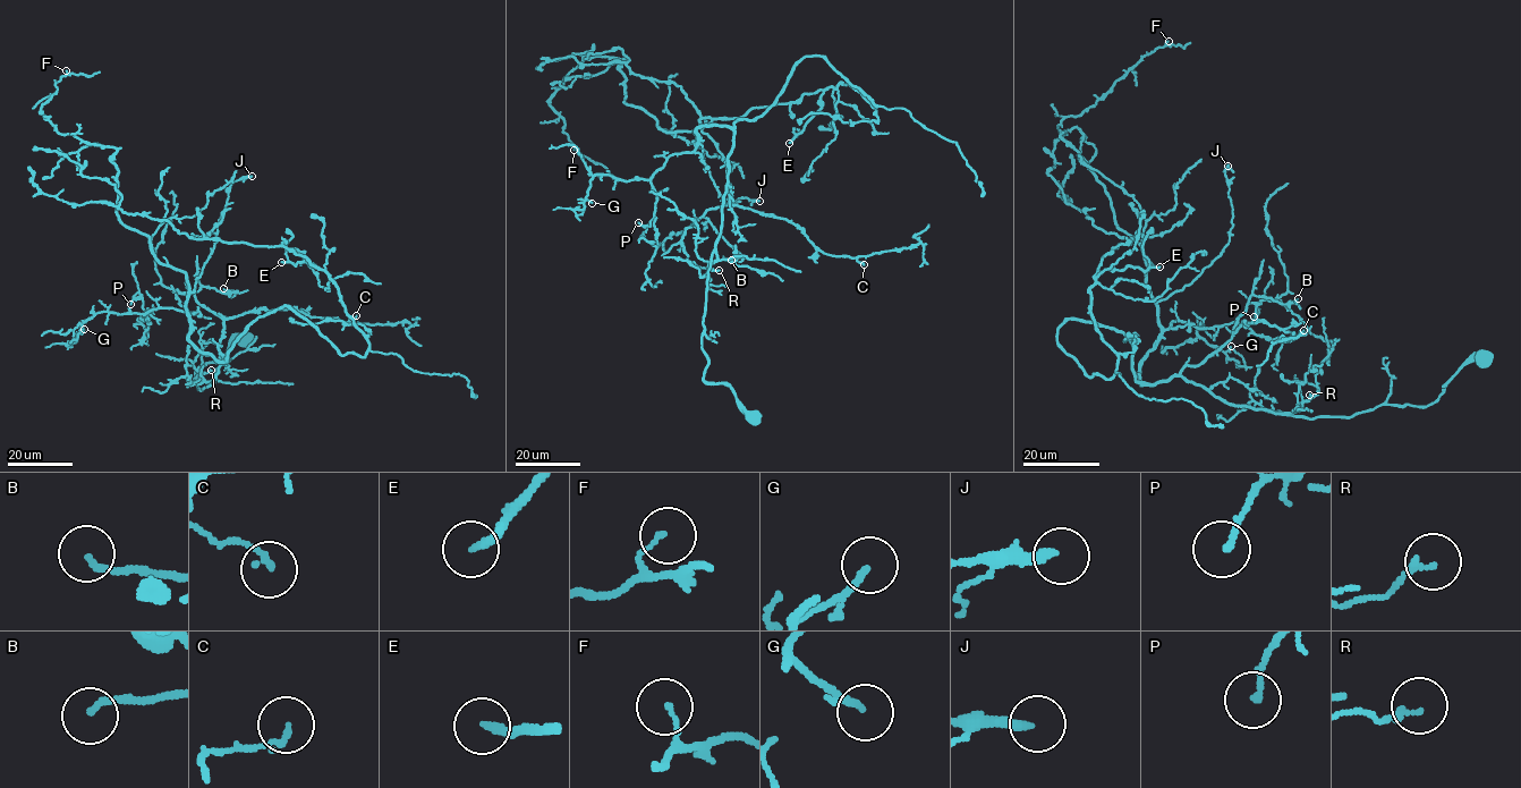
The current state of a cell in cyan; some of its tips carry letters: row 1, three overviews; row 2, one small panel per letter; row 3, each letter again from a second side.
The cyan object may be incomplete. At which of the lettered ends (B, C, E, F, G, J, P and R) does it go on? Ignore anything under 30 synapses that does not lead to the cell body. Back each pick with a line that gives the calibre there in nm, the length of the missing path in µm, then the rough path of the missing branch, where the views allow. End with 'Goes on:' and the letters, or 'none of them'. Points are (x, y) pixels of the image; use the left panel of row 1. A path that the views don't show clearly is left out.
E: 220 nm thick; about 35 µm are missing; missing branch runs (281, 262), (265, 254), (260, 245), (278, 244), (274, 236), (277, 242), (279, 230)
Goes on: E

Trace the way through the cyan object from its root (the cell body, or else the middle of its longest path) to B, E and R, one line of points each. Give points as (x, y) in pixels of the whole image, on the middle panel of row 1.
B: (753, 416), (727, 383), (703, 379), (707, 278), (728, 160), (731, 203), (702, 215), (741, 256), (731, 260)
E: (753, 416), (703, 379), (733, 123), (805, 57), (876, 106), (827, 87), (789, 143)
R: (753, 416), (727, 383), (703, 379), (707, 364), (703, 319), (714, 251), (710, 269), (719, 270)

